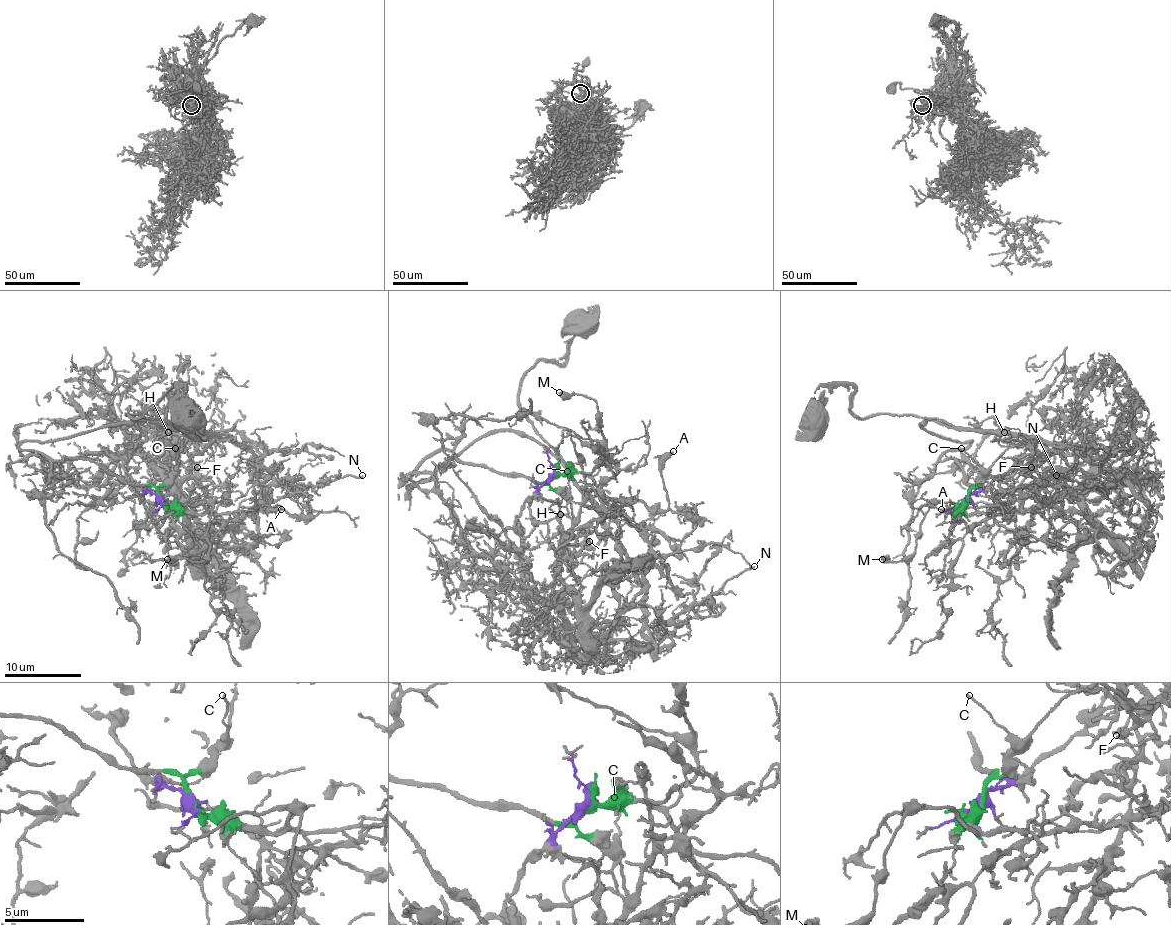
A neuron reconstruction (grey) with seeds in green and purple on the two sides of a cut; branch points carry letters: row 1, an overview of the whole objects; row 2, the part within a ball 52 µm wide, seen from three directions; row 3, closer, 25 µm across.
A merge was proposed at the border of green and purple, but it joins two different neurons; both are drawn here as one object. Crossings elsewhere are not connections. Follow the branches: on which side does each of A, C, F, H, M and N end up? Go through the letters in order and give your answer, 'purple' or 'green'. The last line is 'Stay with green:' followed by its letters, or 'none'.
A: green
C: green
F: purple
H: purple
M: green
N: purple
Stay with green: A, C, M

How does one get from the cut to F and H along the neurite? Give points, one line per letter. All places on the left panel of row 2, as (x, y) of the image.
F: (161, 501), (132, 480), (124, 467), (130, 453), (153, 455), (162, 465), (197, 467)
H: (161, 501), (124, 467), (130, 453), (178, 467), (164, 442), (151, 446), (168, 432)

